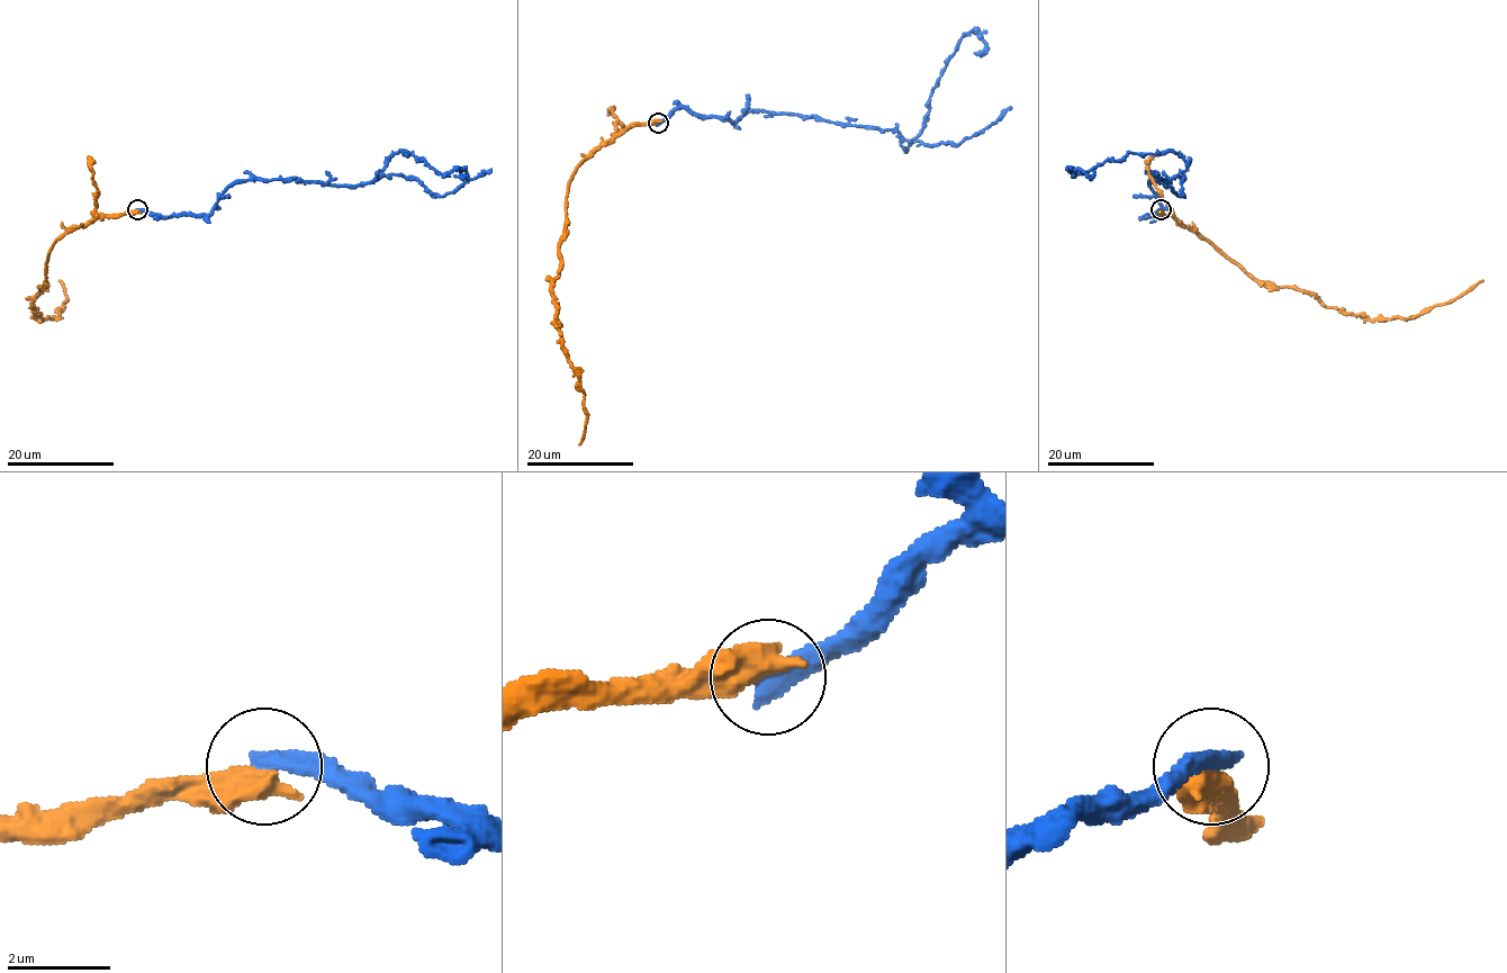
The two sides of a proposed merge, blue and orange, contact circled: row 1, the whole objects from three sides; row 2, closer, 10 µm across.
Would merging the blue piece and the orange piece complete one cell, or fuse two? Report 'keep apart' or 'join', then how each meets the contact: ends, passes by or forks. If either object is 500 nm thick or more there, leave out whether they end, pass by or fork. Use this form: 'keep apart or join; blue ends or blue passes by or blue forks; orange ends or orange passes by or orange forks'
keep apart

